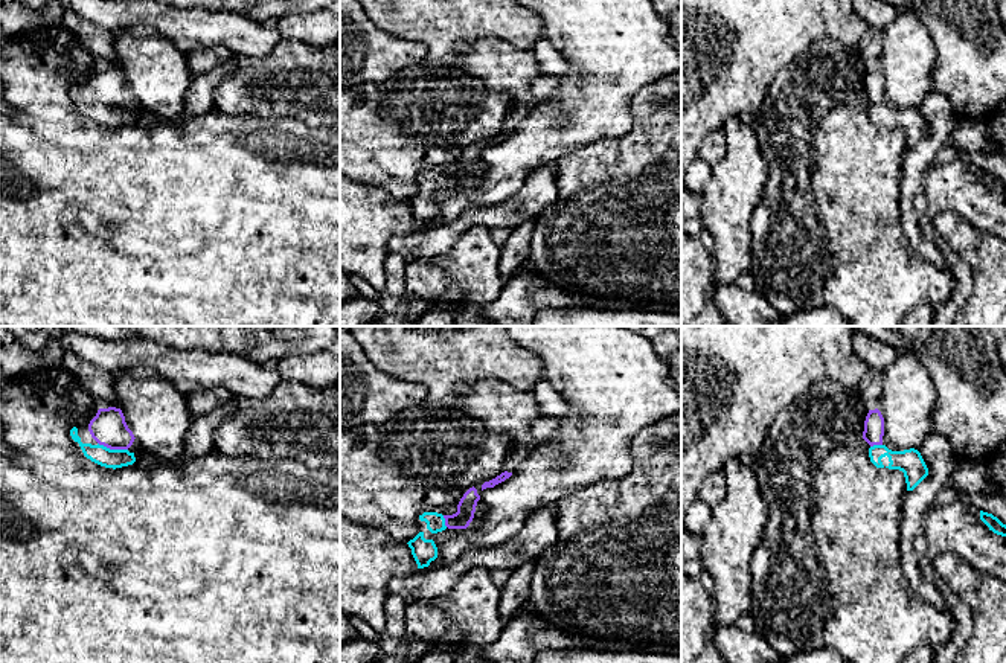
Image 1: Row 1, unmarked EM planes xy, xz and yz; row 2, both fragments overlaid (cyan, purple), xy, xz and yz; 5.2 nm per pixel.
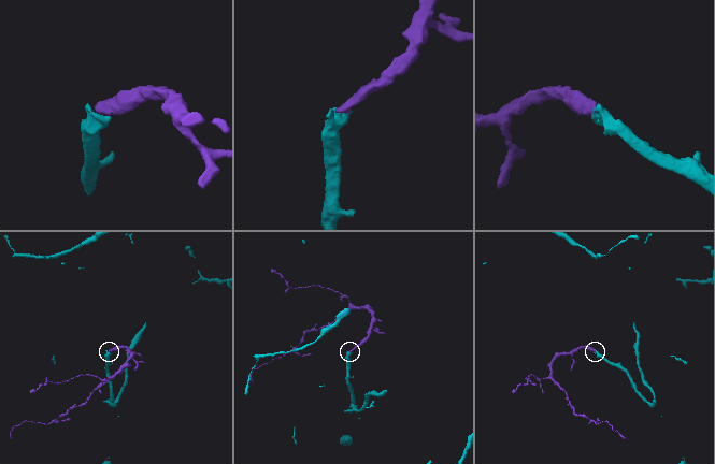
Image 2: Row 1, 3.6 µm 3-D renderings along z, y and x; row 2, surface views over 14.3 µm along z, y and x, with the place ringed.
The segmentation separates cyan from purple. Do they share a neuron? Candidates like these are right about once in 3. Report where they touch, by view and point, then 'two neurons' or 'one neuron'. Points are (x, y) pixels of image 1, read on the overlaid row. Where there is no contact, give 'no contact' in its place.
xy (113, 450) | one neuron

